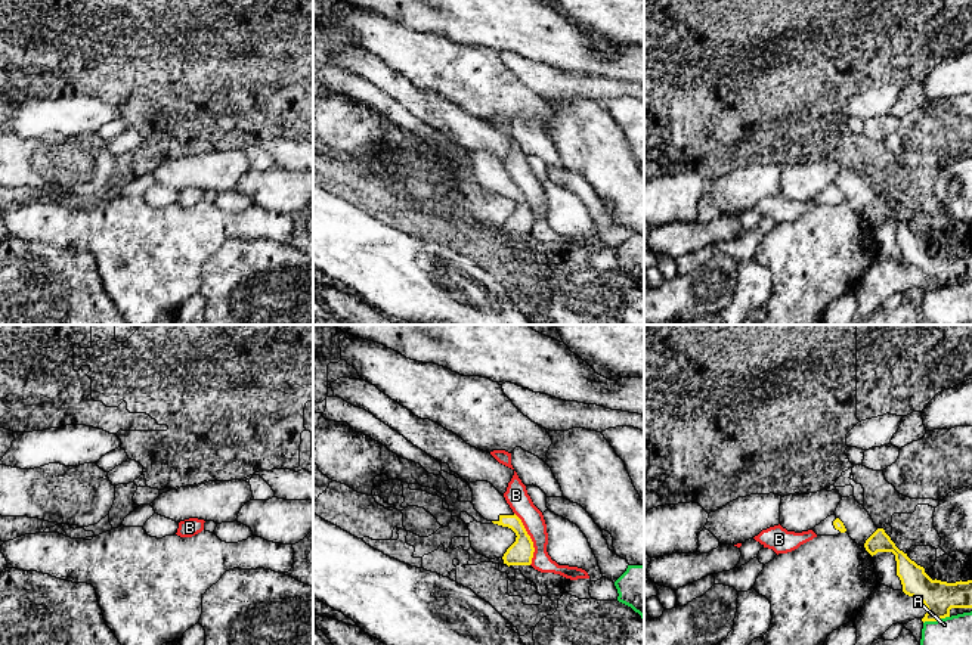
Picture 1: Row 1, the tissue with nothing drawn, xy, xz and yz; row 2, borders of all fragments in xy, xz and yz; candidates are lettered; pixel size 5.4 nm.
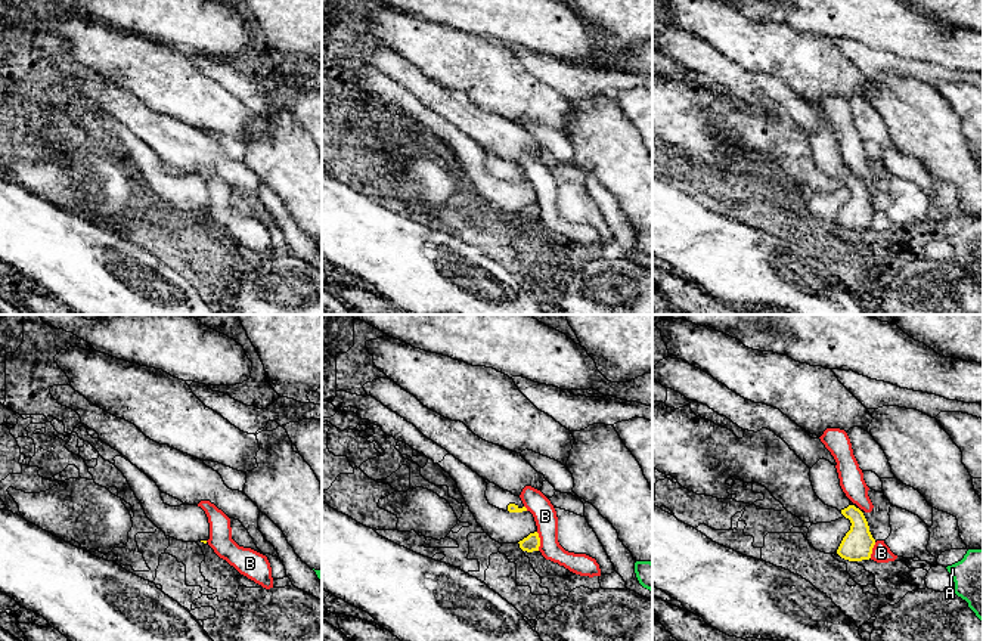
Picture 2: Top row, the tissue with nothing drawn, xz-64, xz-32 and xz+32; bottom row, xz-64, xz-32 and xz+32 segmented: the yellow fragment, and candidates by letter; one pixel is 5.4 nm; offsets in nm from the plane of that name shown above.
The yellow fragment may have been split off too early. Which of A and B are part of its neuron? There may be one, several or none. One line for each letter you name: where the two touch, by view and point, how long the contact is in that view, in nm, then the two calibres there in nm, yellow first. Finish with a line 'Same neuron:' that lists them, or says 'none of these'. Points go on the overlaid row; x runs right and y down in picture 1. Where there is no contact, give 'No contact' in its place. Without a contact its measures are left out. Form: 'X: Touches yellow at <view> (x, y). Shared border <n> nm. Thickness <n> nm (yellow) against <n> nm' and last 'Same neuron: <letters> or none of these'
Same neuron: none of these

